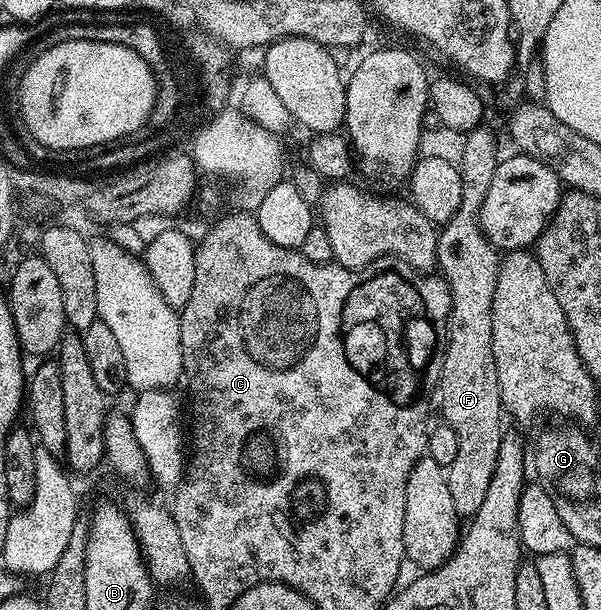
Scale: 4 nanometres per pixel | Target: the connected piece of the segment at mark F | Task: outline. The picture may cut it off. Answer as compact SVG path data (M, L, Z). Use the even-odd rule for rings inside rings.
M461 205L437 238L436 263L443 268L441 272L452 298L437 397L447 422L453 421L457 436L457 450L447 468L453 476L492 476L503 433L499 428L503 413L501 388L491 342L491 302L499 256L481 233L479 215L480 209L465 210Z

